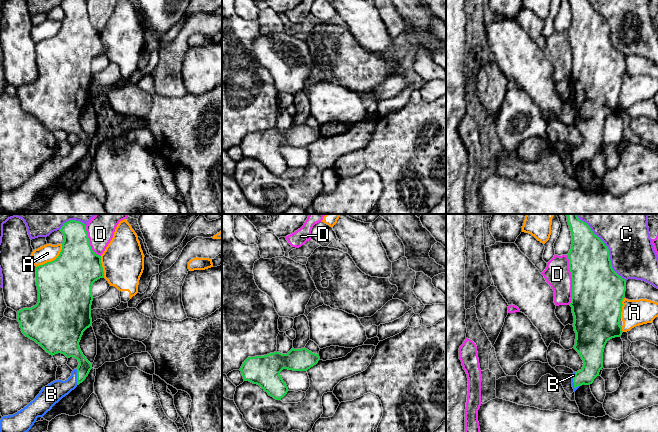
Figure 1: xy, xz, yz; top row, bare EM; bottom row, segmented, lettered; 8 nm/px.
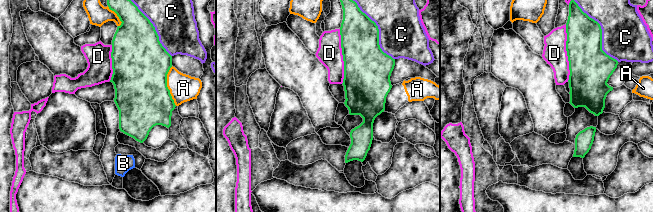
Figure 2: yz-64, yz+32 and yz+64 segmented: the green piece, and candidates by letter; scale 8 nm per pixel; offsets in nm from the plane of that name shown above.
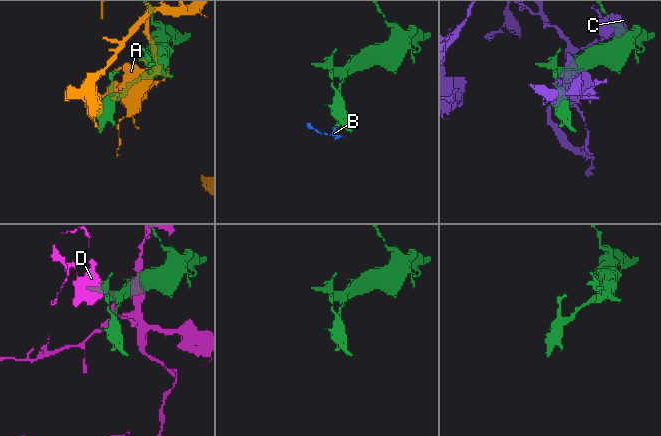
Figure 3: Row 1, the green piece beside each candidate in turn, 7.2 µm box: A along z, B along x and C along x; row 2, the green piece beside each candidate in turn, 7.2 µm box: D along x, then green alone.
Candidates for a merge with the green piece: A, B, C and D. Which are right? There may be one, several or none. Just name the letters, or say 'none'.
B

